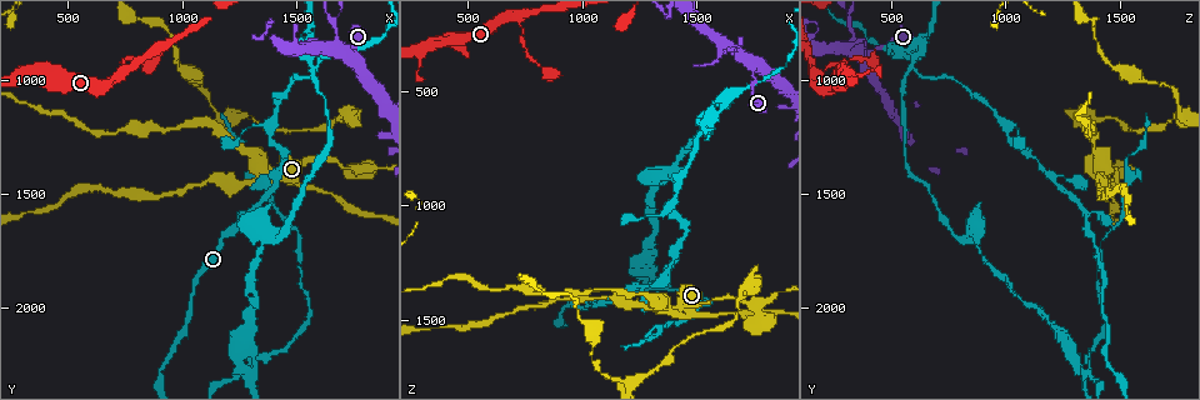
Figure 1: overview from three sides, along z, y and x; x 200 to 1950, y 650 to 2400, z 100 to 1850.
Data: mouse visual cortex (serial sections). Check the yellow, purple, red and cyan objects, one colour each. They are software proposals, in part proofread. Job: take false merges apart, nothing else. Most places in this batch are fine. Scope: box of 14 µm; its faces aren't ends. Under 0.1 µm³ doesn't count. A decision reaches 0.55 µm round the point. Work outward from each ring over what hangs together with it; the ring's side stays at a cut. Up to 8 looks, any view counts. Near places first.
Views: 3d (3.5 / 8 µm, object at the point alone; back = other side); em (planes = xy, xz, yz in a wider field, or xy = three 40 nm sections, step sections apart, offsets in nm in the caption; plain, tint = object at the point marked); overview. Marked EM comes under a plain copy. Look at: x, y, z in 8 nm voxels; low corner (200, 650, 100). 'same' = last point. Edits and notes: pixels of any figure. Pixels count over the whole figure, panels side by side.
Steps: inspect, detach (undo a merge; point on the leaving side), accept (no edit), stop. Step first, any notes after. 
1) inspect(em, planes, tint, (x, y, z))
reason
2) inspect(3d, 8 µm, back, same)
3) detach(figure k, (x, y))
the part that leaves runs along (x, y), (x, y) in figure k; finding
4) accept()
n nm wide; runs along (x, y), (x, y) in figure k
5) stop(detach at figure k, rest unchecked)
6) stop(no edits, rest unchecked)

inspect(3d, 3.5 µm, (1350, 1420, 1450))
abrupt turn

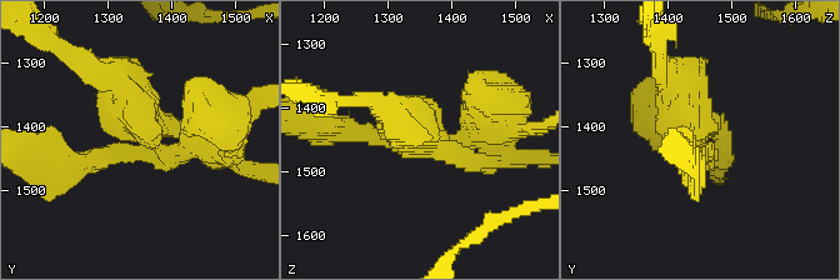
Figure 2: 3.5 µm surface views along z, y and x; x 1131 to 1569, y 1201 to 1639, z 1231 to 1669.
inspect(em, planes, tint, (1360, 1410, 1440))
3 arms; arms of 200, 300, 400 nm; now the EM

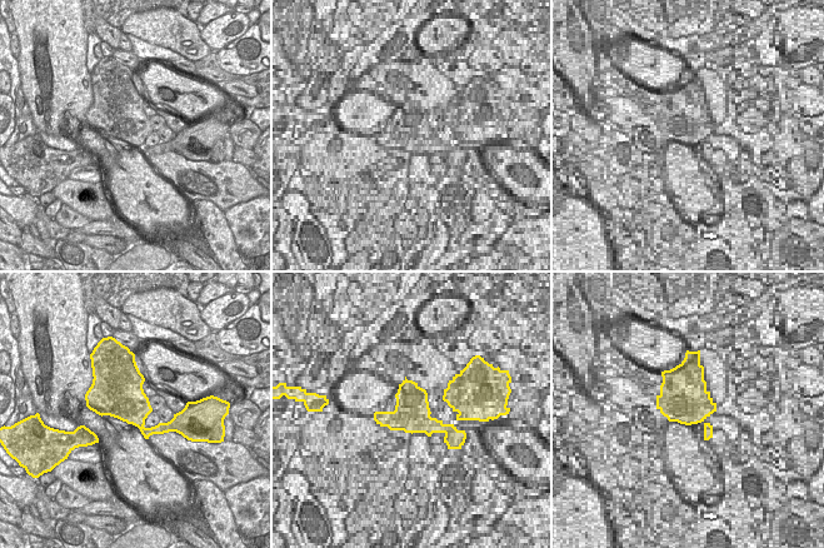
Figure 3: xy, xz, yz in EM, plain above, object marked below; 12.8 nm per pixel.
detach(figure 2, (150, 120))
600 nm wide; the part that leaves runs along (154, 144), (116, 83), (78, 55) in figure 2; two cells meet here

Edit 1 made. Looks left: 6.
inspect(overview)

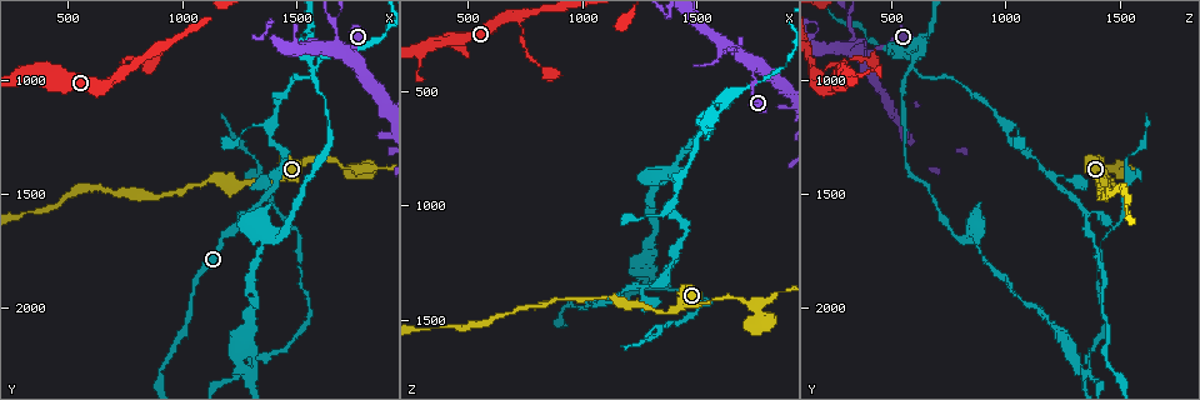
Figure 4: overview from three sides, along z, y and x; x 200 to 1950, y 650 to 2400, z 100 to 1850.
inspect(3d, 3.5 µm, back, (1260, 1610, 1350))
calibre changes

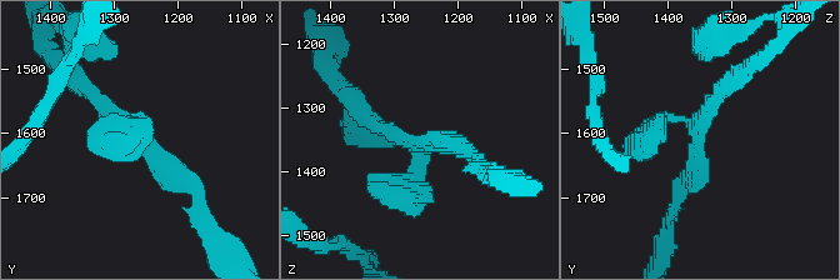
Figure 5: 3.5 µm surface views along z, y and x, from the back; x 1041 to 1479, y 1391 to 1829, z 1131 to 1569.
inspect(em, xy, step 2, tint, (1260, 1605, 1360))
need the tissue

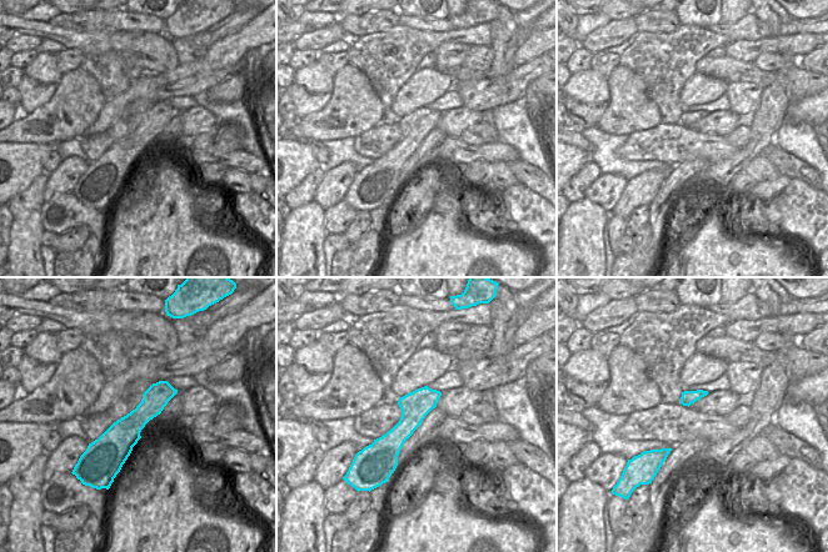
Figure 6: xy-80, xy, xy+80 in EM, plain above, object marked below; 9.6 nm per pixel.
accept()
runs along (198, 195), (183, 176), (79, 84) in figure 5; continuous, no second cell

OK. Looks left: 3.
inspect(3d, 3.5 µm, (1420, 1430, 1200))
three arms meet

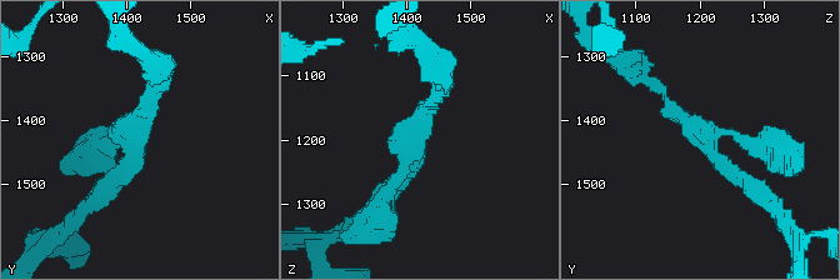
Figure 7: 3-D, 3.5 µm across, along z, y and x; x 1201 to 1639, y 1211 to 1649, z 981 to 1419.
inspect(em, xy, step 3, tint, (1420, 1430, 1210))
3 arms; arms of 150, 150, 200 nm; shape alone is not enough

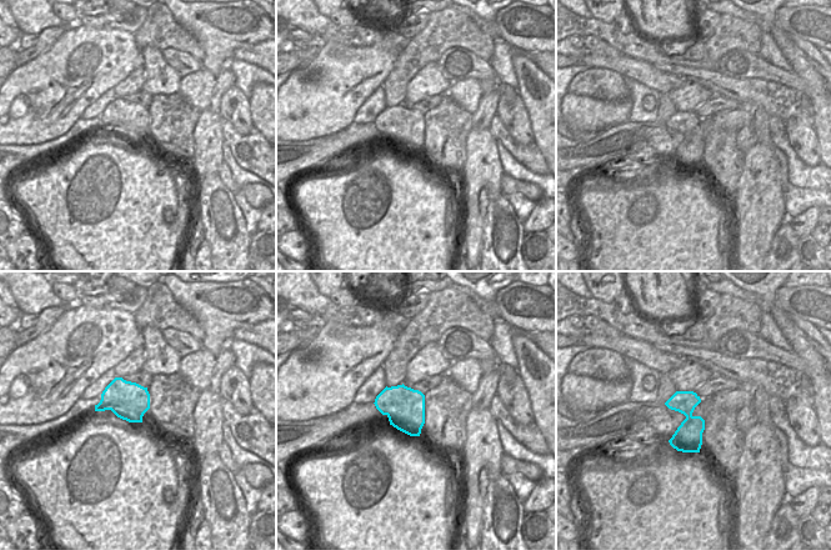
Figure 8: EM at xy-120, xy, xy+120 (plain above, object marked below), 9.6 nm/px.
accept()
runs along (759, 191), (653, 84) in figure 7; continuous, no second cell

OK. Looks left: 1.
stop(detach at figure 2, rest unchecked)

